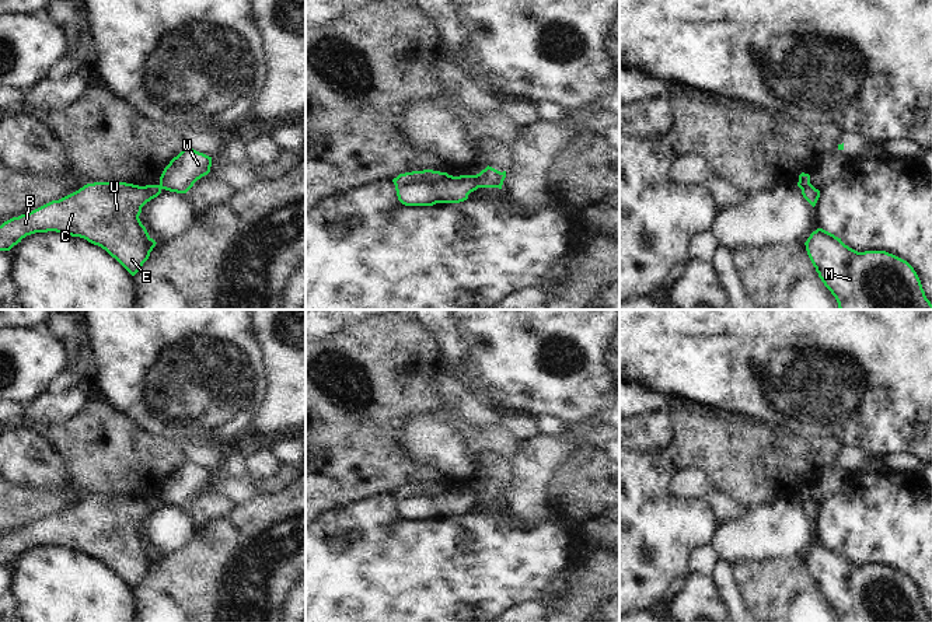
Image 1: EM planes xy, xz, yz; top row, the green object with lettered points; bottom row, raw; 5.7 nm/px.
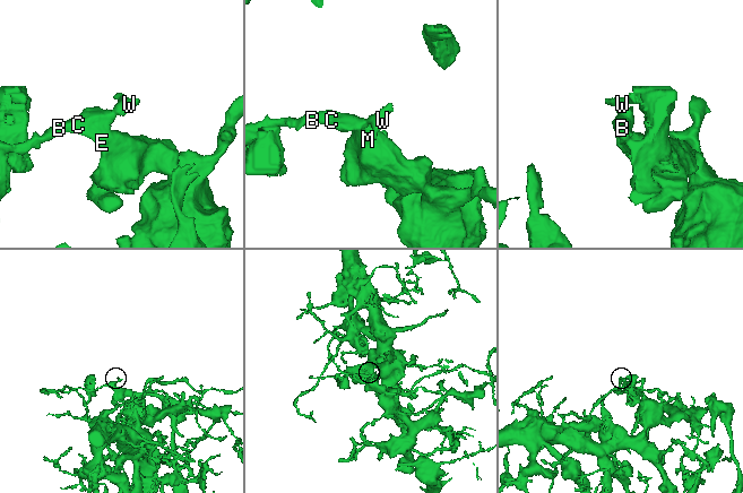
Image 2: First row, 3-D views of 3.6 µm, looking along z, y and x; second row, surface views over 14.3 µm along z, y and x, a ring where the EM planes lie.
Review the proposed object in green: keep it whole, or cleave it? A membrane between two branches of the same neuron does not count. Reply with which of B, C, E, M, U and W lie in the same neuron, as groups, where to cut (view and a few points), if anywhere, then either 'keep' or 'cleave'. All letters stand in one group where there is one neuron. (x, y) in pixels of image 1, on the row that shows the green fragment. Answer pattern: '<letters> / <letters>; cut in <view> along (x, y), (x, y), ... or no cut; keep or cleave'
B C E M U / W; cut in xz along (474, 175), (478, 187); cleave

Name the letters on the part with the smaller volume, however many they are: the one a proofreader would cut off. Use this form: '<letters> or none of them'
W

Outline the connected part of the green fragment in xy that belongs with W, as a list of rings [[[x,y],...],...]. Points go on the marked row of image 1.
[[[185,147],[164,168],[160,186],[170,192],[186,193],[193,184],[210,172],[212,157]]]

